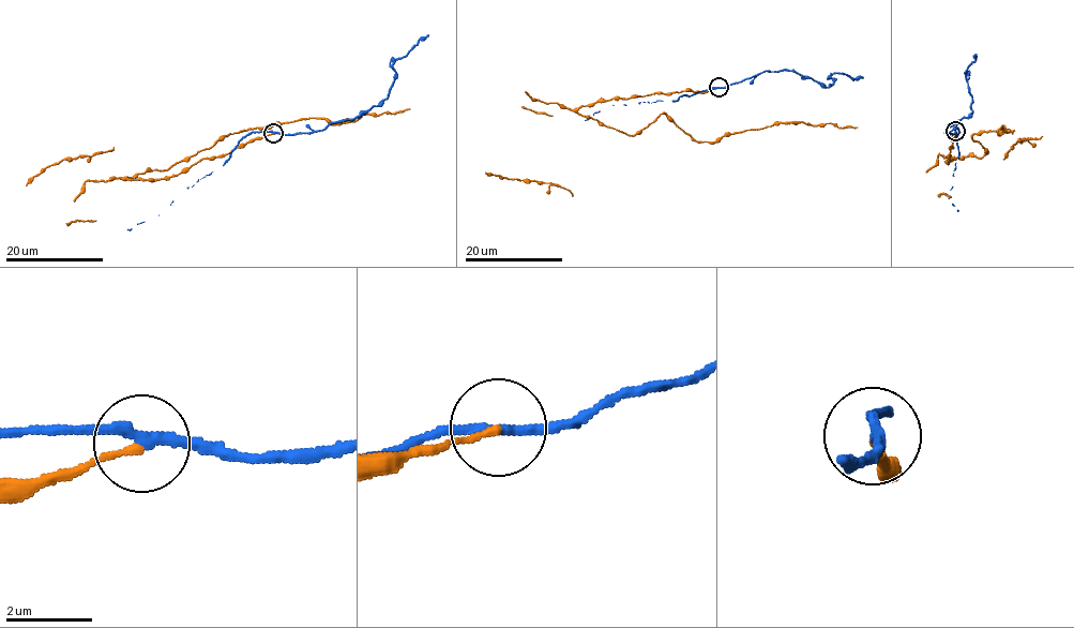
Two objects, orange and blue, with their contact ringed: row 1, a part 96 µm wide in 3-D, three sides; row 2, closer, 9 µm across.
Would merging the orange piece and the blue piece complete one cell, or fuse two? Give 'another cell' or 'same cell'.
another cell

